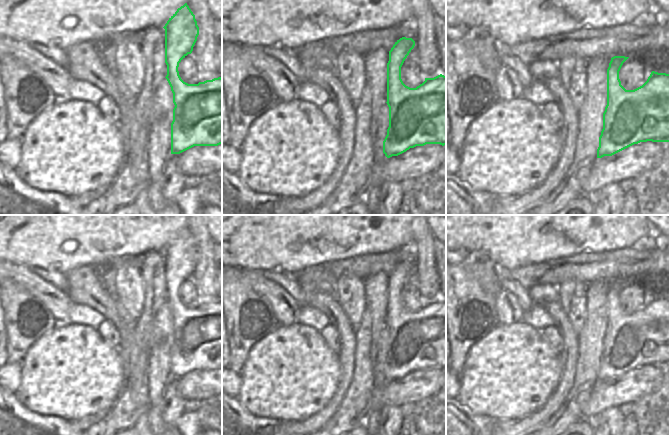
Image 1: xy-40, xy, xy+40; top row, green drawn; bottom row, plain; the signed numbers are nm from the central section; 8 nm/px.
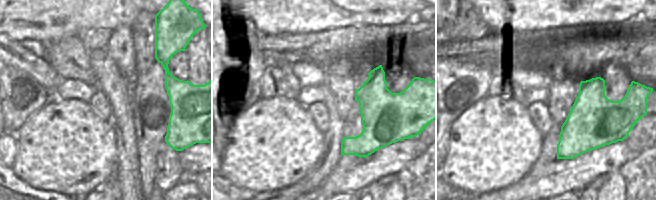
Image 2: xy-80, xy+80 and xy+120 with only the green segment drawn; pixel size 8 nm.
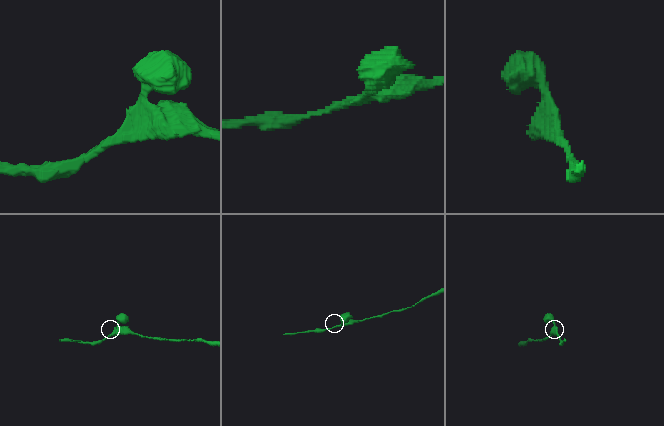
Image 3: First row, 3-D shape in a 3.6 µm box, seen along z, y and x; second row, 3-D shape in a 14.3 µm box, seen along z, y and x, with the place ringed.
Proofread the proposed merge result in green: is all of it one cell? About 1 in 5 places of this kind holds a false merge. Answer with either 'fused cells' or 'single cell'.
single cell

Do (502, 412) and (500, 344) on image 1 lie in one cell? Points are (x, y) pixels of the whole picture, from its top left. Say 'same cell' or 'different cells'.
same cell

